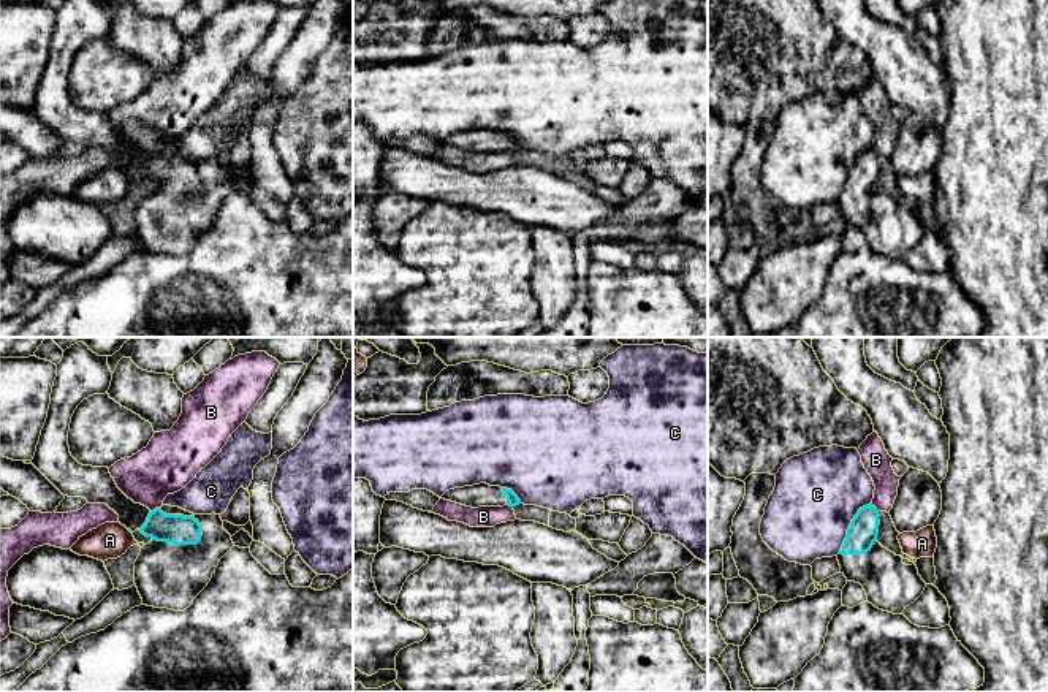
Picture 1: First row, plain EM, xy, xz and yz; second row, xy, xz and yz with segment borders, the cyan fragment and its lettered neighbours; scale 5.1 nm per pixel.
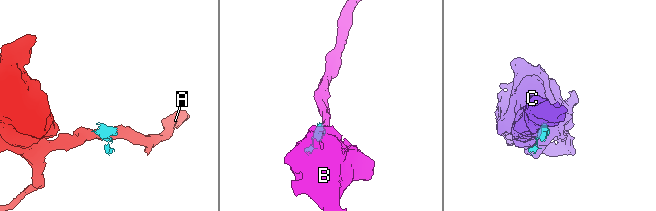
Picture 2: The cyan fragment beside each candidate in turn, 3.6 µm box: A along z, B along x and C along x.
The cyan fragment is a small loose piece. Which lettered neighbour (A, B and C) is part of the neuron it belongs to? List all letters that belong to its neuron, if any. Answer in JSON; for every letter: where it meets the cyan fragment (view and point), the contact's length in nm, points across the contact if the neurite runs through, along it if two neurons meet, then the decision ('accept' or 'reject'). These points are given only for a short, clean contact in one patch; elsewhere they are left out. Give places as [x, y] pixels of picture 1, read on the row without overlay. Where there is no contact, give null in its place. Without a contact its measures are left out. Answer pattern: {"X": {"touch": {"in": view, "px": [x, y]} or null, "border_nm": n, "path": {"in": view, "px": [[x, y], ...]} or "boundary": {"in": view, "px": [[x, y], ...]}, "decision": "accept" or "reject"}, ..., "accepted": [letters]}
{"A": {"touch": {"in": "xy", "px": [130, 176]}, "border_nm": 40, "boundary": {"in": "xy", "px": [[127, 174], [132, 179]]}, "decision": "reject"}, "B": {"touch": {"in": "xy", "px": [155, 154]}, "border_nm": 50, "boundary": {"in": "xy", "px": [[159, 152], [151, 157]]}, "decision": "reject"}, "C": {"touch": {"in": "yz", "px": [850, 168]}, "border_nm": 280, "boundary": {"in": "yz", "px": [[871, 148], [858, 155], [841, 192]]}, "decision": "reject"}, "accepted": []}

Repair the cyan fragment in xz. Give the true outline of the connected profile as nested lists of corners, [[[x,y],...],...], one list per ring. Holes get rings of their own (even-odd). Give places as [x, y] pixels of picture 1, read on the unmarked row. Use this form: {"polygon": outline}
{"polygon": [[[486,128],[450,135],[442,141],[442,144],[472,154],[503,150],[516,152],[521,149],[511,135],[489,131]]]}

